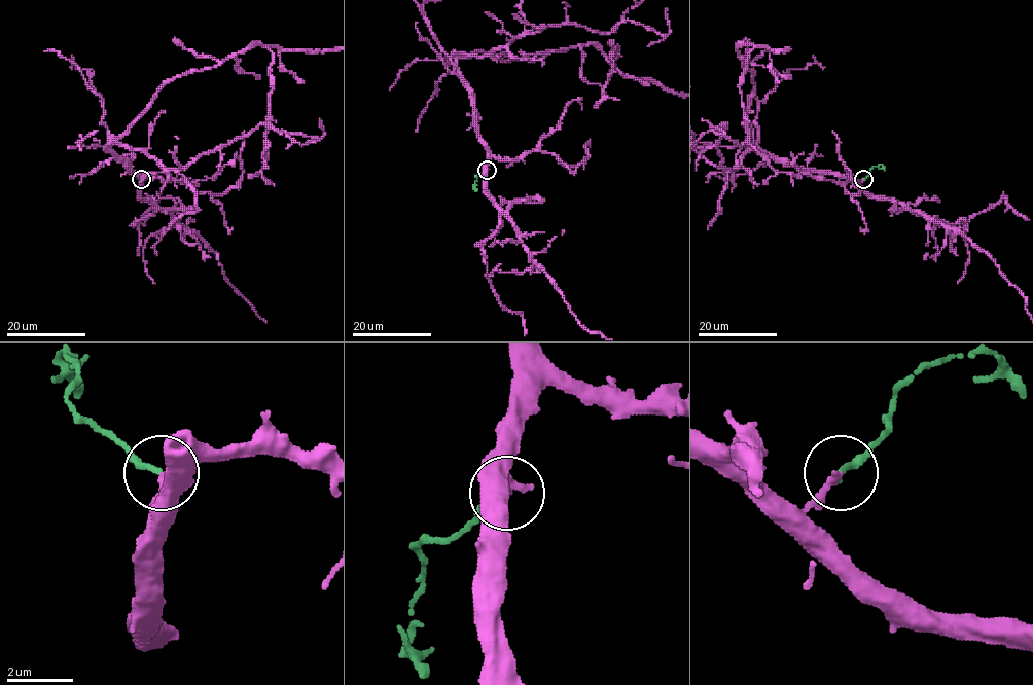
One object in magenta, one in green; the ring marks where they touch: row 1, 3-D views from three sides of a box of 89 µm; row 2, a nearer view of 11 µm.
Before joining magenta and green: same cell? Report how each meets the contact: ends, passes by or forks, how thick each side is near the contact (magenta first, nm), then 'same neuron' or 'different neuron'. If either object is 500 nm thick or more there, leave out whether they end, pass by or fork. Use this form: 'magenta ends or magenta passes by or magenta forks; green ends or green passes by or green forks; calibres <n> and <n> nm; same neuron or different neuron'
magenta ends; green ends; calibres 240 and 180 nm; same neuron

